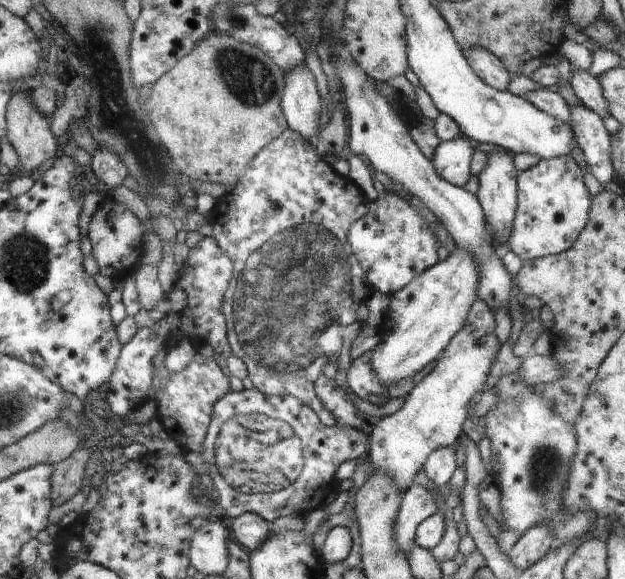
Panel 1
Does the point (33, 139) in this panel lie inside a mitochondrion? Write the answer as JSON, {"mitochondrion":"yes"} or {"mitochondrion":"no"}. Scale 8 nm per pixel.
{"mitochondrion":"no"}

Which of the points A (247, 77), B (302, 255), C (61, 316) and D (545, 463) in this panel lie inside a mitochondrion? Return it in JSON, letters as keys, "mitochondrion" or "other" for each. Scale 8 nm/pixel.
{"A":"mitochondrion","B":"mitochondrion","C":"other","D":"mitochondrion"}

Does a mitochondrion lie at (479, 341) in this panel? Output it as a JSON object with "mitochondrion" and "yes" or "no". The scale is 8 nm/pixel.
{"mitochondrion":"no"}

